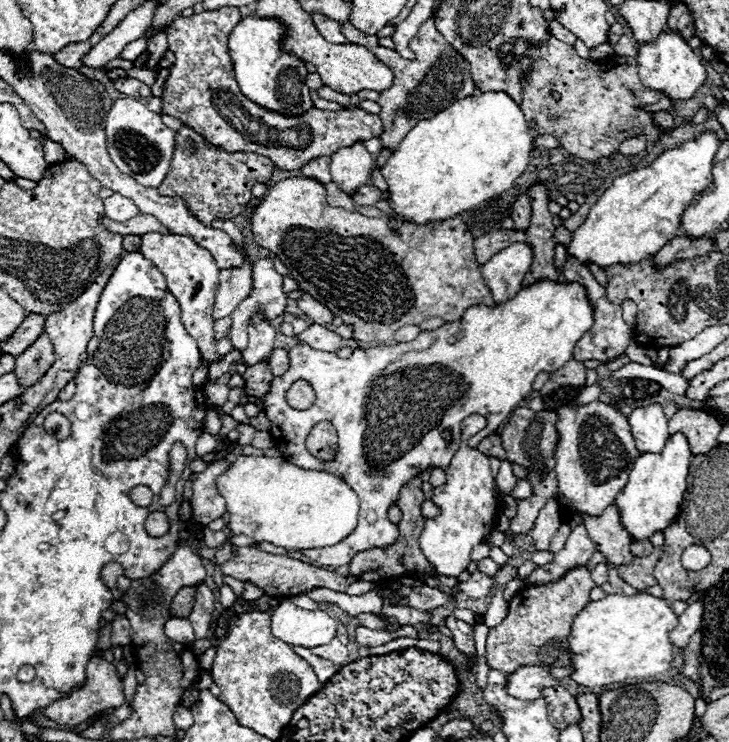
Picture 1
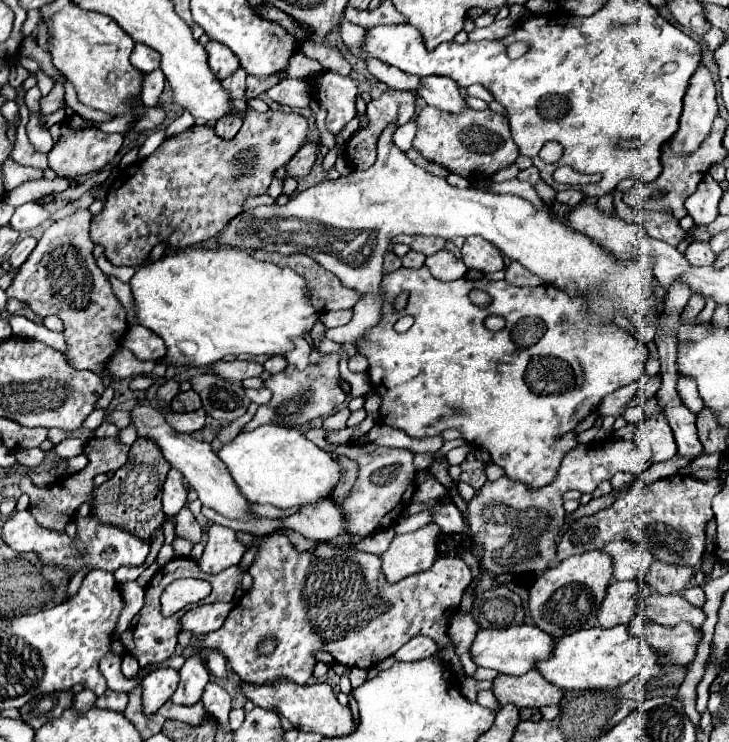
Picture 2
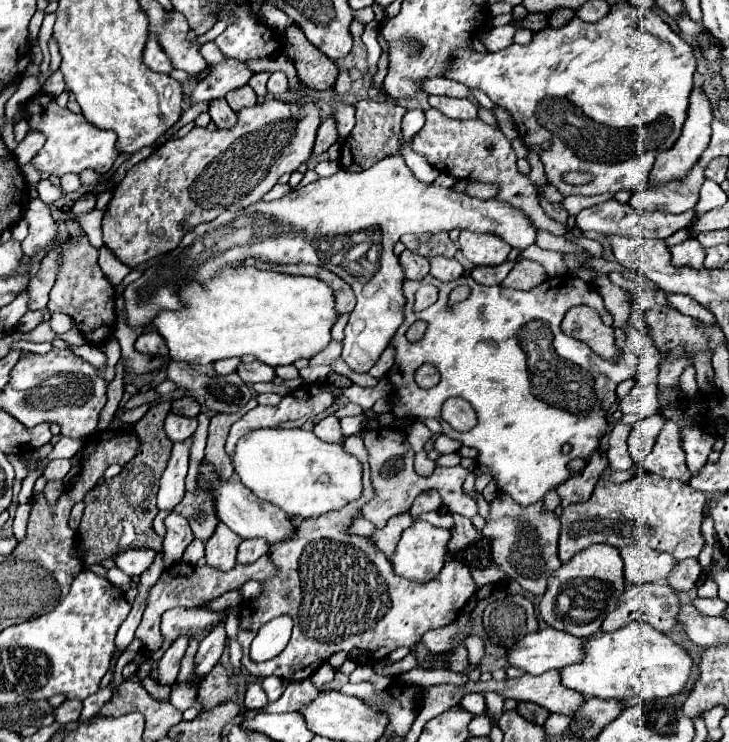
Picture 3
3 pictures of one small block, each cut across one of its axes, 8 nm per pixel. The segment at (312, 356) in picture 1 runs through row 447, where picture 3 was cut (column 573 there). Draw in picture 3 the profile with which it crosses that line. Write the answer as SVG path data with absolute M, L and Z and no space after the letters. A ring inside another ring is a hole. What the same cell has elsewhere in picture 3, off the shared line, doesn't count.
M572 274L548 278L544 284L532 290L526 290L526 292L508 290L502 286L482 286L482 284L476 284L470 276L462 276L460 280L454 280L448 284L444 282L434 284L434 282L436 278L432 276L426 276L418 282L404 280L406 318L390 342L396 348L396 366L392 366L388 372L388 380L394 384L394 392L396 392L396 400L392 392L392 404L394 404L392 412L400 418L406 414L412 414L412 418L418 418L418 420L422 418L438 420L442 404L448 398L460 396L468 400L478 414L478 424L474 426L474 430L456 432L450 428L450 424L440 420L444 434L454 440L460 440L464 446L478 450L476 460L480 466L490 468L496 480L496 486L498 486L498 494L508 494L520 506L530 506L534 502L540 502L544 494L548 494L550 490L554 490L556 486L564 484L566 480L578 474L578 472L572 474L572 470L566 470L570 460L582 458L588 464L592 454L600 448L600 440L608 432L606 412L618 400L616 386L622 380L634 378L636 368L638 368L638 356L628 348L626 334L620 328L614 328L616 344L622 352L622 358L616 364L606 362L600 356L596 356L586 342L580 342L560 332L560 322L564 314L570 310L570 306L576 306L576 304L592 306L594 310L598 310L606 326L614 326L614 318L604 308L604 300L598 294L598 290L590 282L584 282ZM424 284L434 284L440 290L440 300L422 312L414 312L414 294ZM460 284L466 284L470 288L470 296L464 302L456 304L454 308L448 308L446 306L448 294ZM416 320L426 320L428 330L420 342L412 344L406 340L406 330ZM524 328L530 328L530 330L524 330ZM534 350L536 350L536 360L532 362L530 354ZM422 362L432 362L440 370L440 382L434 388L424 390L414 382L414 372ZM534 372L536 372L536 384L532 384ZM562 444L572 444L572 452L562 454Z

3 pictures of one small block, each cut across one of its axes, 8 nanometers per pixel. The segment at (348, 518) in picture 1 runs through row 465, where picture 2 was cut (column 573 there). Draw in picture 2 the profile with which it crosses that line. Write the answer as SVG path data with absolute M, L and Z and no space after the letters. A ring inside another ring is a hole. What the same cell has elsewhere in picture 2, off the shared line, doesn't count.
M388 126L380 140L378 140L378 160L368 170L354 170L346 176L340 176L338 180L324 180L308 190L296 192L286 204L270 204L270 206L258 206L252 210L246 210L232 218L228 226L214 238L212 246L234 246L246 252L252 250L266 250L266 252L278 252L282 256L292 254L308 254L314 258L320 266L330 270L340 278L344 286L360 294L360 302L356 302L354 316L346 326L338 326L336 330L326 330L326 338L340 342L340 344L352 344L356 350L358 344L364 340L366 332L372 330L376 324L380 324L382 318L382 262L384 254L392 248L392 238L398 234L420 234L420 236L440 236L444 240L456 238L456 236L472 236L478 234L492 242L496 248L500 248L508 258L518 260L522 266L526 266L536 276L544 278L546 284L560 286L562 290L568 290L570 294L584 294L588 298L588 306L600 320L616 322L616 310L622 308L624 314L632 316L632 326L636 328L636 338L642 340L642 328L644 328L644 316L658 308L652 298L652 266L646 258L638 260L618 260L614 254L598 246L588 236L566 228L562 222L552 220L544 210L536 210L528 200L514 196L514 194L492 194L482 192L476 188L452 188L444 178L428 174L424 168L416 166L400 148L394 146L392 134L396 126ZM590 286L602 286L604 296L592 296L588 294Z

